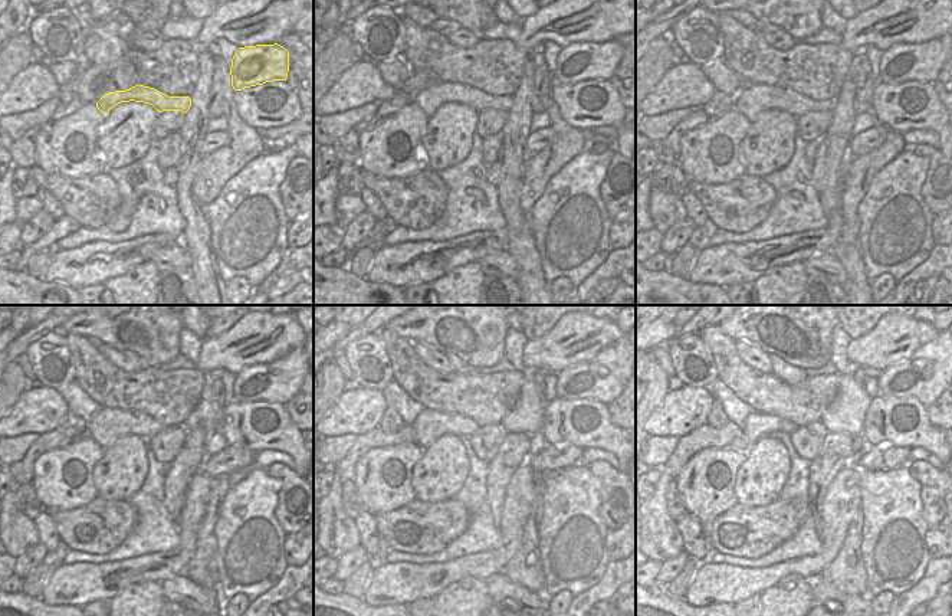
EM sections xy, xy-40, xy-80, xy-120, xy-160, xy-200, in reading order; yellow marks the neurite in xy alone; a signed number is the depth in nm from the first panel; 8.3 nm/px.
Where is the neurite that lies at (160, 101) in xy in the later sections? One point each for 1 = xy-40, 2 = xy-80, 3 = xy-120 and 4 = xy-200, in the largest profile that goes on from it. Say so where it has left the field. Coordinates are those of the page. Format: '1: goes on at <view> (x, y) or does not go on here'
1: goes on at xy-40 (429, 100)
2: goes on at xy-80 (752, 100)
3: goes on at xy-120 (108, 425)
4: goes on at xy-200 (757, 425)

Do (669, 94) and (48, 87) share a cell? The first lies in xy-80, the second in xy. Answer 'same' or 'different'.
same

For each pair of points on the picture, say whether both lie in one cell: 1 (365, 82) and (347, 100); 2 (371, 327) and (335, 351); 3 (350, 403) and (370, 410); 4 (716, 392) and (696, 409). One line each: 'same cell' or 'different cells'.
1: same cell
2: same cell
3: same cell
4: different cells

